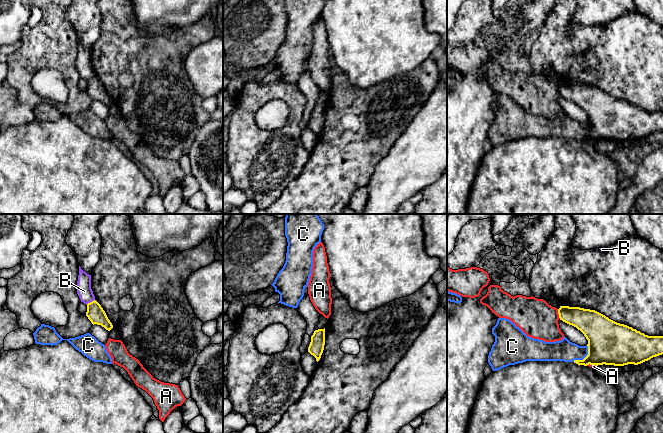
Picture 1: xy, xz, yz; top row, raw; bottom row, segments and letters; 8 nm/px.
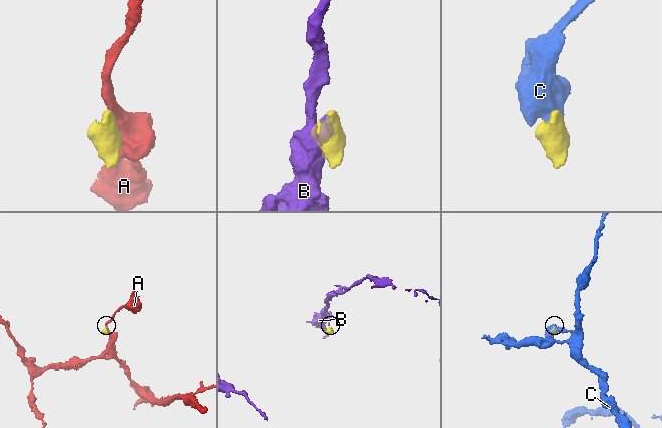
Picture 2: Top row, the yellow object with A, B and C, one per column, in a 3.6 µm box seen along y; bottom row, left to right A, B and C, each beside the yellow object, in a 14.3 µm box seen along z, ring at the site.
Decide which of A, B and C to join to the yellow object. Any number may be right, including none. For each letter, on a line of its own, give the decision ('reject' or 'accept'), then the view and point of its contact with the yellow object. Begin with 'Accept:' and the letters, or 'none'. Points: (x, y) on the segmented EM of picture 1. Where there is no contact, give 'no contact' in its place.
Accept: C
A: reject | yz (558, 313)
B: reject | xy (90, 302)
C: accept | yz (585, 357)

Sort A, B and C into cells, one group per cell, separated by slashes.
A / B / C

